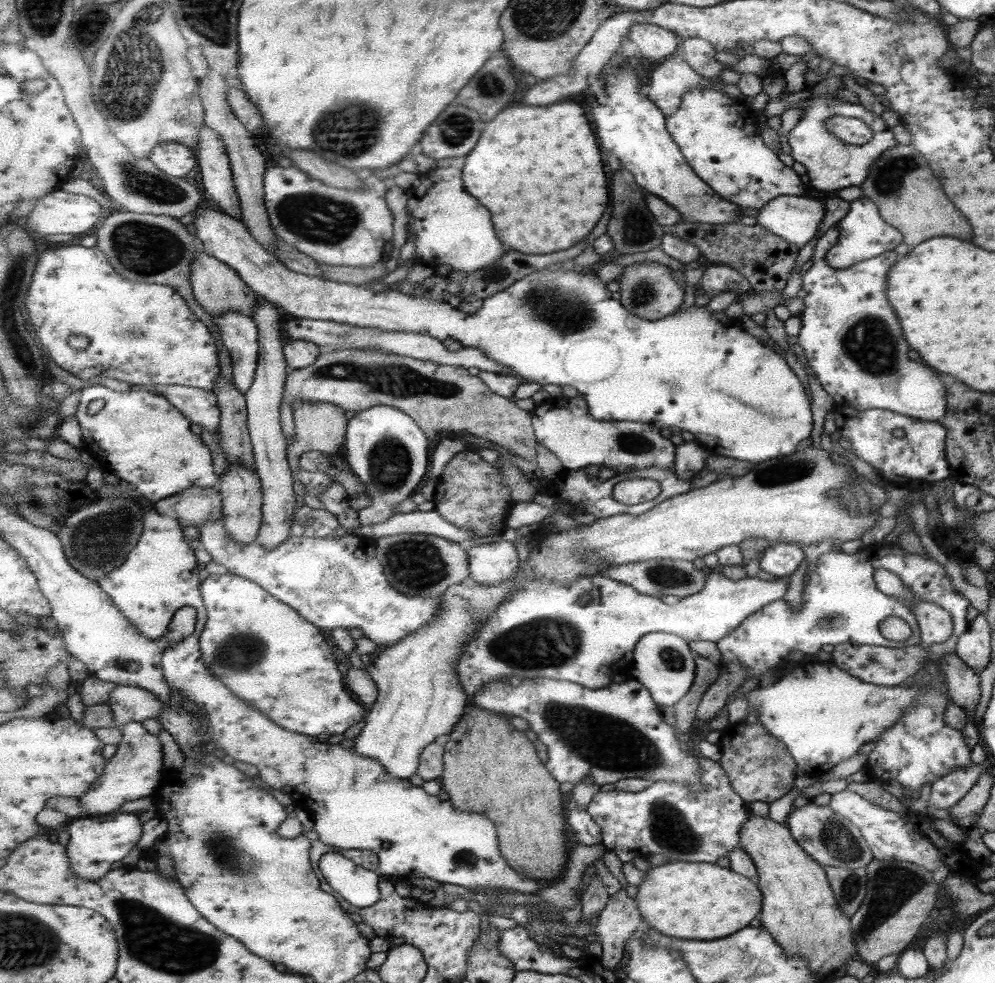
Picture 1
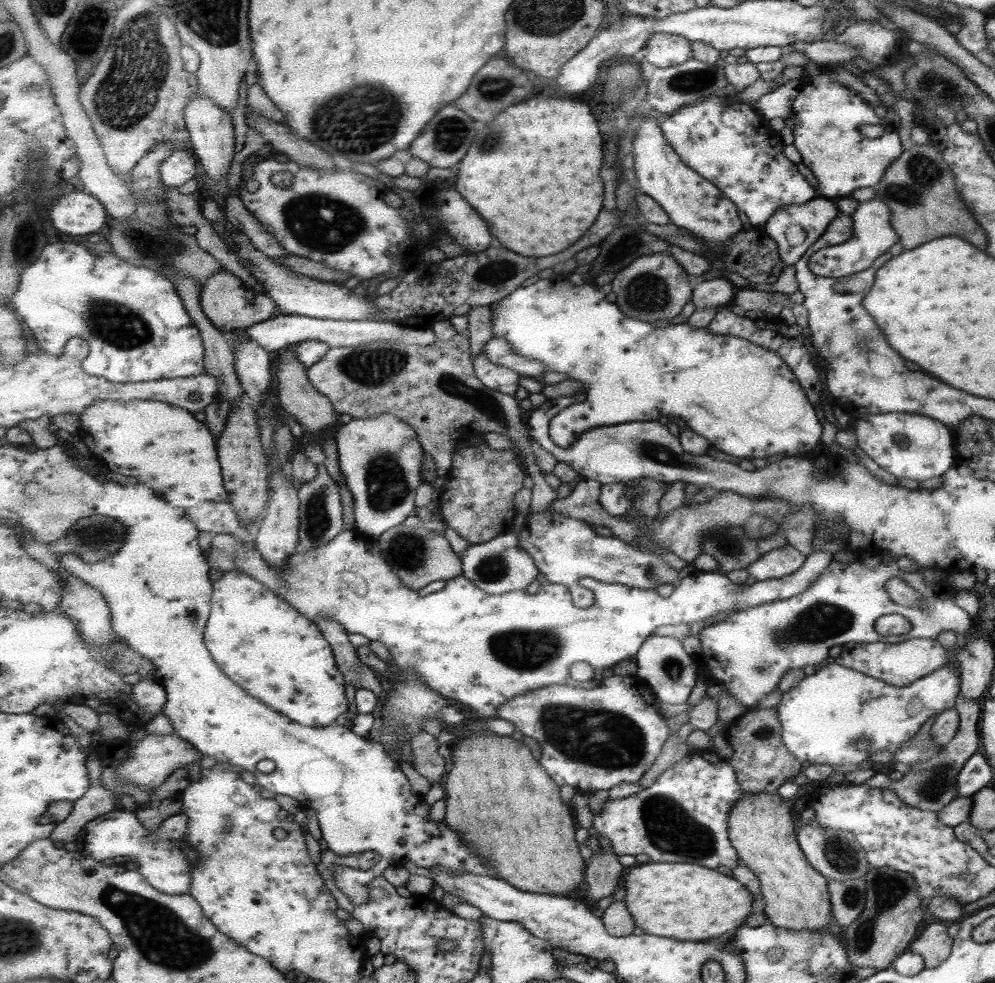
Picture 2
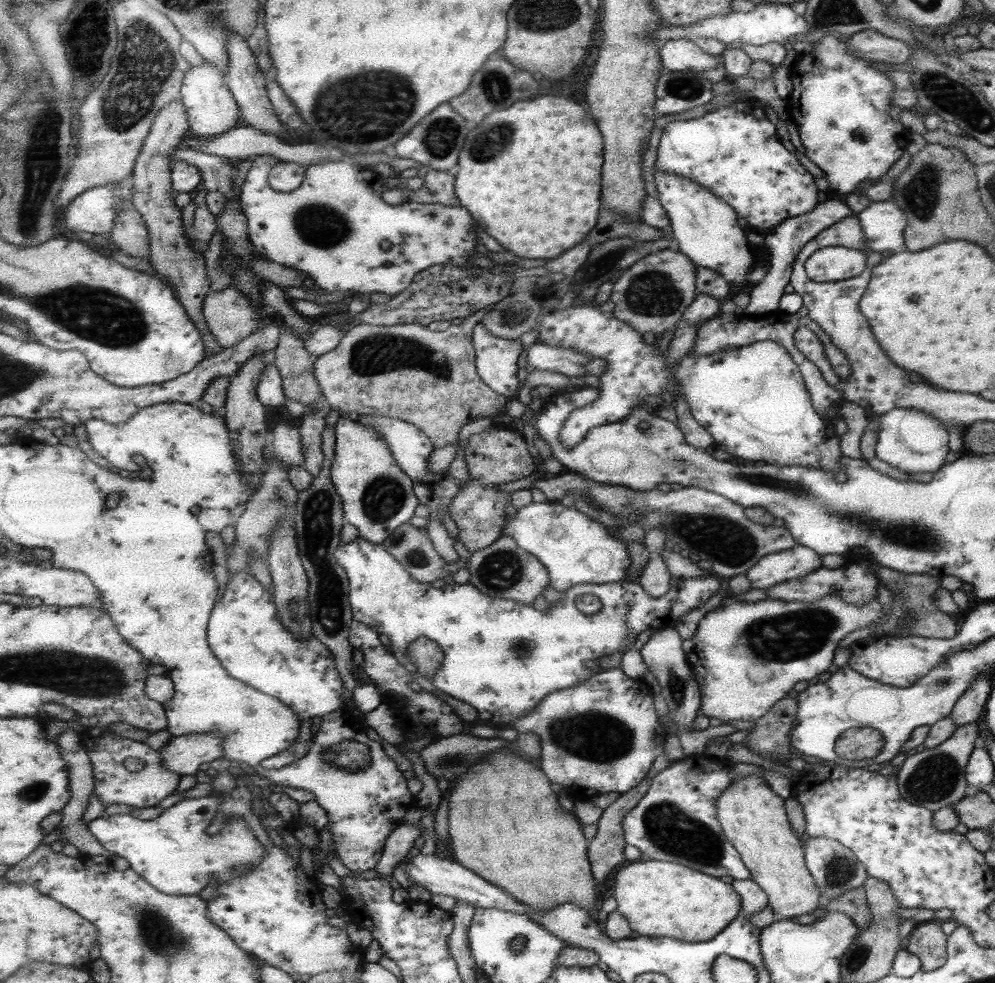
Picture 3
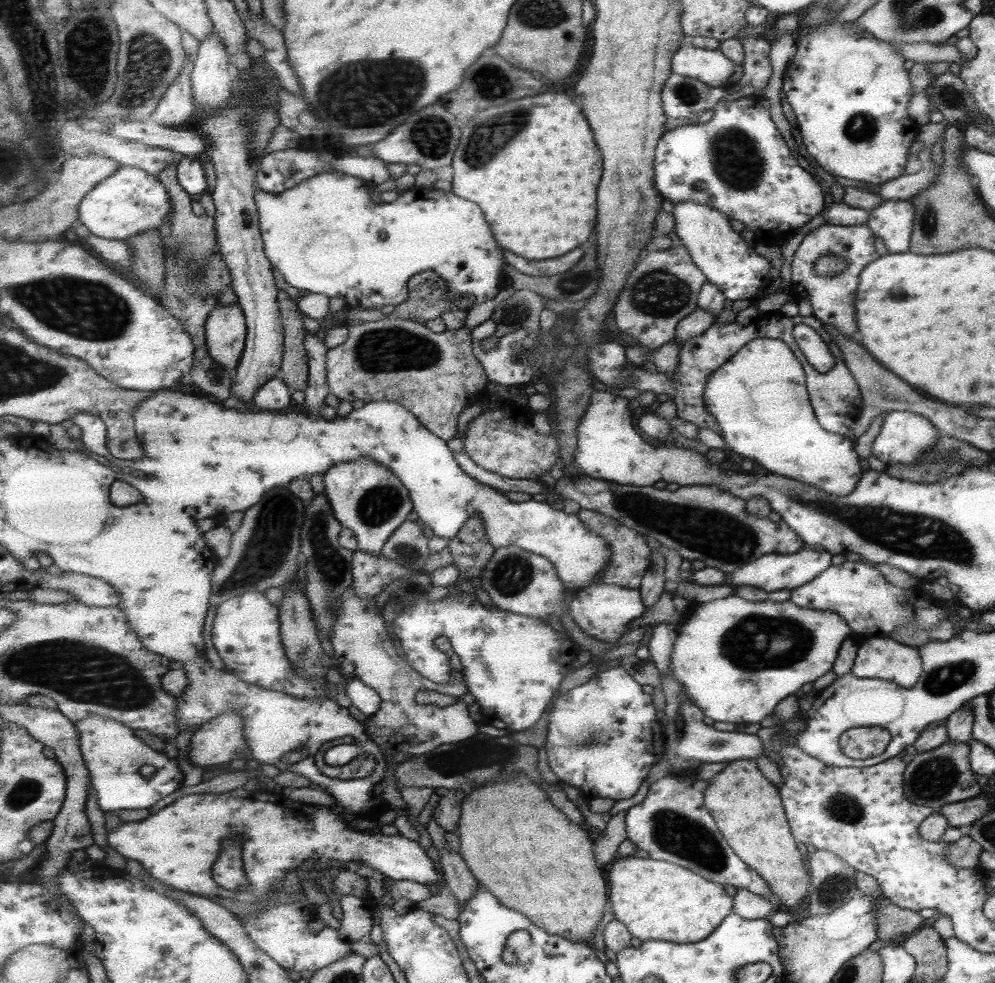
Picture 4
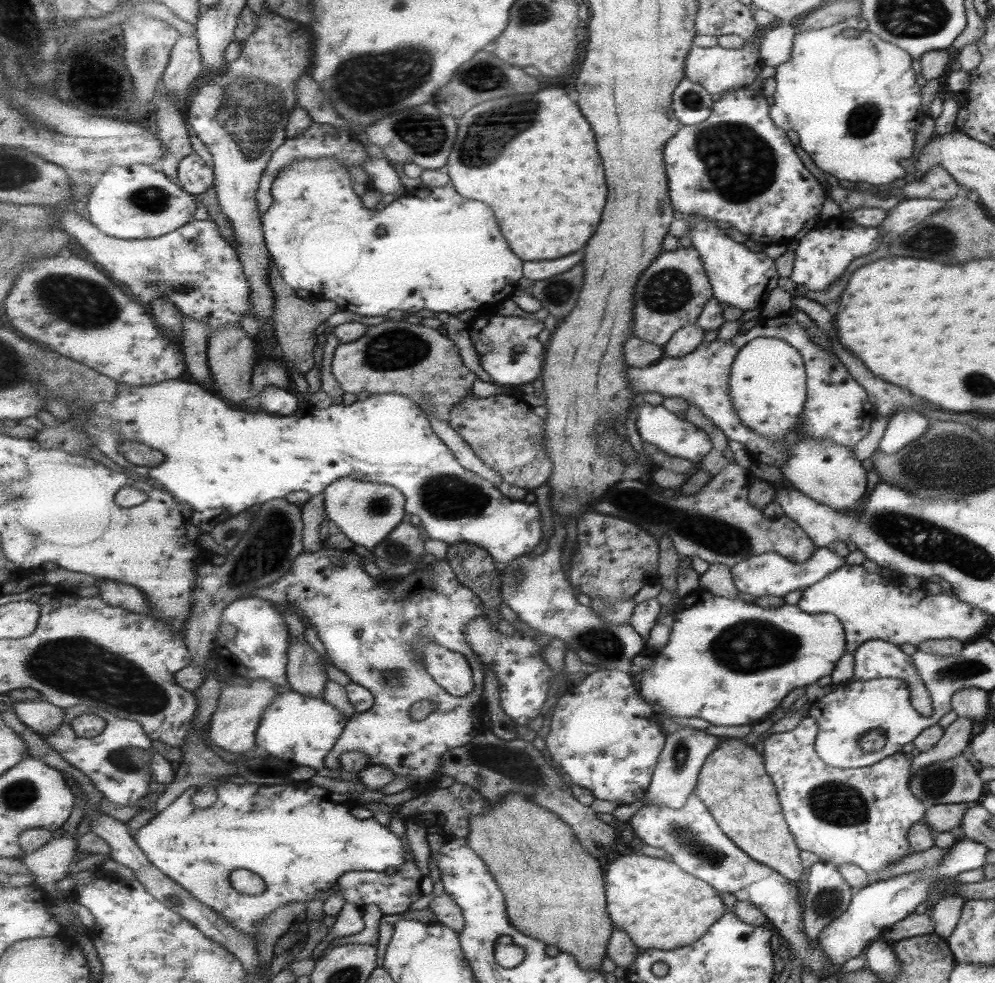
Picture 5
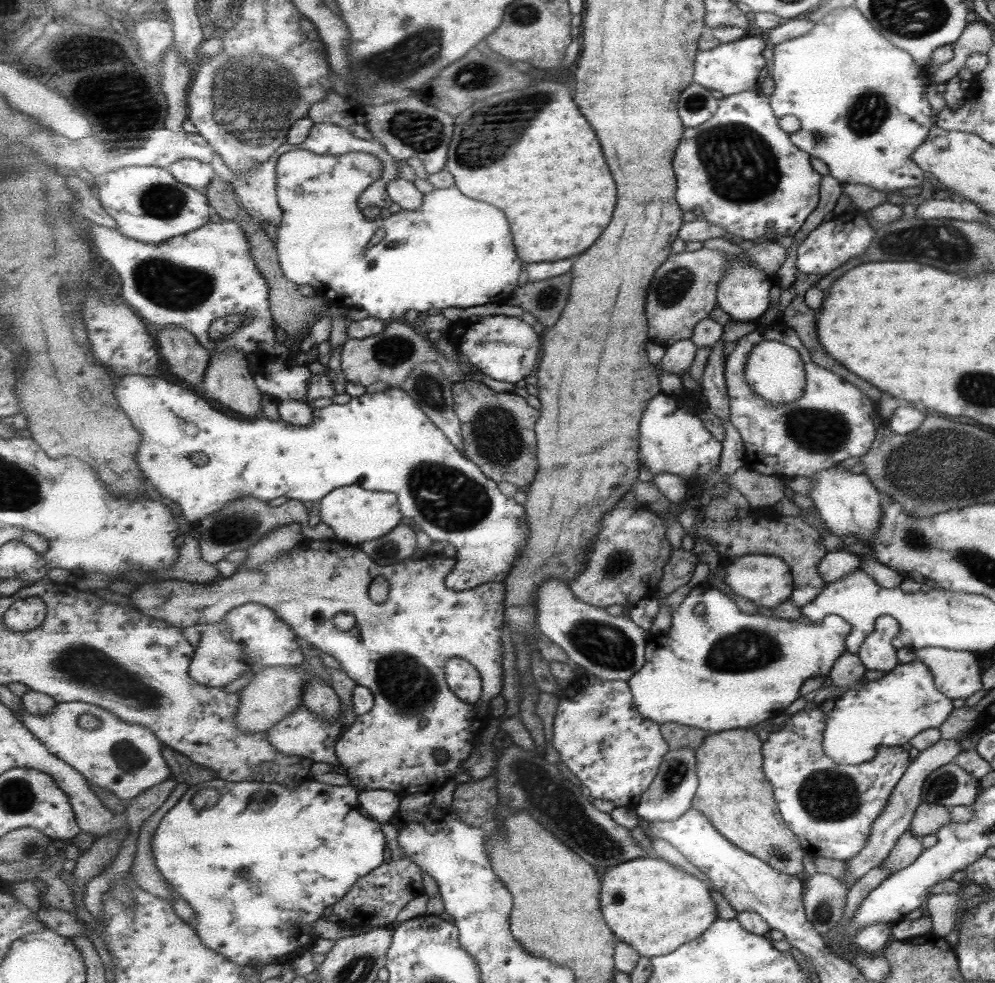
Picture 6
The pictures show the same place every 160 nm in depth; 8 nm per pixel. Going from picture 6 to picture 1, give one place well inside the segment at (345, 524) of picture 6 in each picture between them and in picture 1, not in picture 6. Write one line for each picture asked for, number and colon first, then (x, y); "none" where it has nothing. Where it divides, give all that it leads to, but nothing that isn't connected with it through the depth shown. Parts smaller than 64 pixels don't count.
1: (385, 447)
2: (380, 457)
3: (378, 497)
4: (370, 499)
5: (366, 512)

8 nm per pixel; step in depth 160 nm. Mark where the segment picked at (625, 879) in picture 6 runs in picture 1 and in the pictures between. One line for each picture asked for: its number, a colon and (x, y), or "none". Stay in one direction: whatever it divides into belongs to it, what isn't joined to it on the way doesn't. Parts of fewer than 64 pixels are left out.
1: (687, 900)
2: (686, 902)
3: (659, 898)
4: (673, 904)
5: (663, 907)

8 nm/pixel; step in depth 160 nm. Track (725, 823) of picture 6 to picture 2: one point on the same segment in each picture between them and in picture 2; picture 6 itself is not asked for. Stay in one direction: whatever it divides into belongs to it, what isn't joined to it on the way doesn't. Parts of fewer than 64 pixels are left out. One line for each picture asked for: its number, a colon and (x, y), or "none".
2: (794, 892)
3: (752, 817)
4: (745, 805)
5: (735, 785)

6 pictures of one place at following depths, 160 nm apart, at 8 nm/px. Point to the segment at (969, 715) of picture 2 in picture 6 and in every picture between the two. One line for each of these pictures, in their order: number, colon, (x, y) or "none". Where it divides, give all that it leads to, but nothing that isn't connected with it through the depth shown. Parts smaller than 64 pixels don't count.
3: (933, 778)
4: (942, 775)
5: (952, 781)
6: (949, 785)

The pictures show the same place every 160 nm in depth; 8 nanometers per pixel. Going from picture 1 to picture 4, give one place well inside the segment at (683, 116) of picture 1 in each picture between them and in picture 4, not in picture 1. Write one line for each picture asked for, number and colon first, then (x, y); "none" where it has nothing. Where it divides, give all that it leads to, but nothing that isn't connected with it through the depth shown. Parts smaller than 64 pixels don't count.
2: (728, 141)
3: (733, 151)
4: (736, 162)

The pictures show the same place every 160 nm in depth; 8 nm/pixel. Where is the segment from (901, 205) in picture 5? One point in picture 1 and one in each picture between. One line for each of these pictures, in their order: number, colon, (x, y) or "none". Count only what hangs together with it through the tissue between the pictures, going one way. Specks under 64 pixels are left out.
1: (862, 233)
2: (872, 235)
3: (881, 223)
4: (891, 221)

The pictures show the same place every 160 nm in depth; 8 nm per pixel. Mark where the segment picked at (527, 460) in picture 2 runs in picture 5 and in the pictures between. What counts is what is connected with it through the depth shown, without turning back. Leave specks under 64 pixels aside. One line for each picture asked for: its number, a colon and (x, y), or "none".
3: (429, 378)
4: (436, 376)
5: (422, 363)

